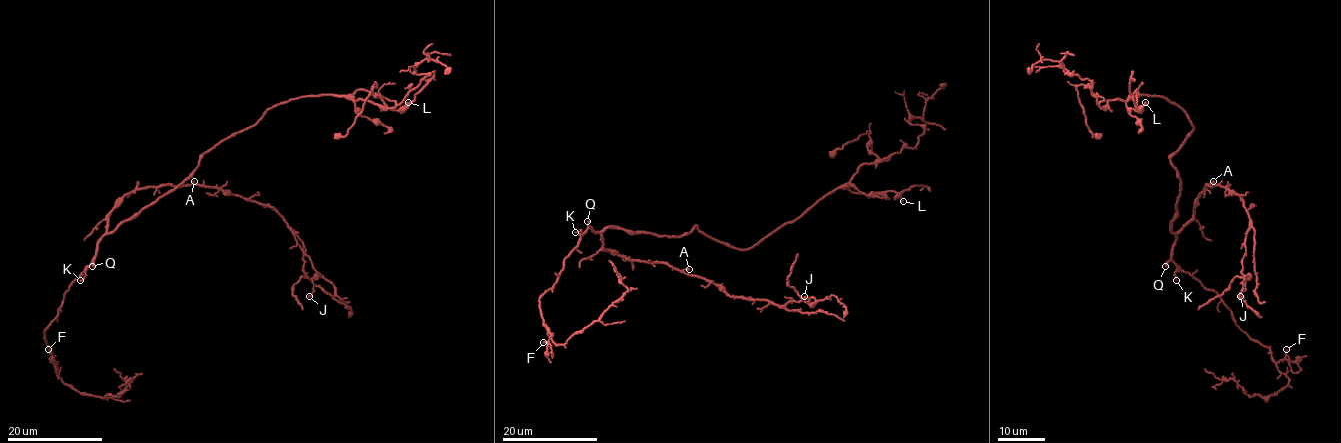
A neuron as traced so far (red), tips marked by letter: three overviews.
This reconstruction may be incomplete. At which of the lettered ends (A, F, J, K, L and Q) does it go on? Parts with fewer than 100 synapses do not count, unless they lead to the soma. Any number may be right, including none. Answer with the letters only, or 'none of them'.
Q

